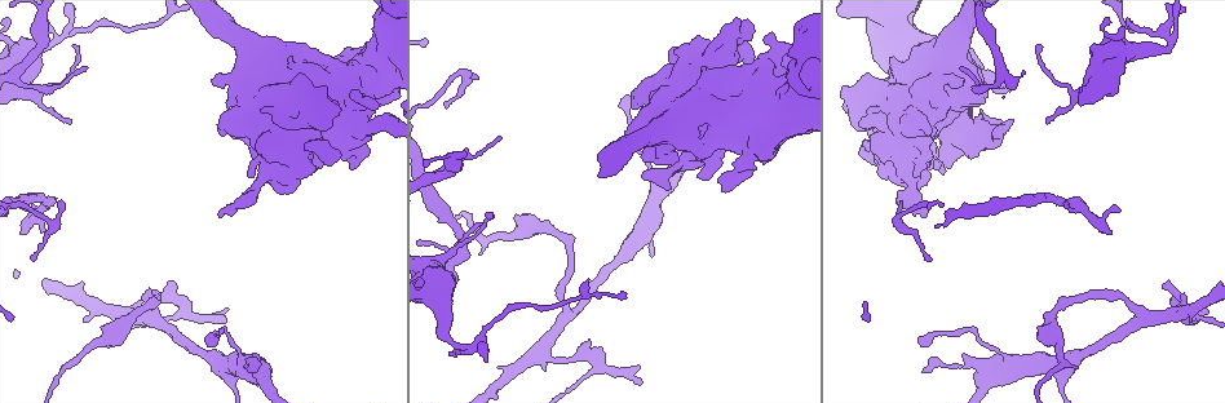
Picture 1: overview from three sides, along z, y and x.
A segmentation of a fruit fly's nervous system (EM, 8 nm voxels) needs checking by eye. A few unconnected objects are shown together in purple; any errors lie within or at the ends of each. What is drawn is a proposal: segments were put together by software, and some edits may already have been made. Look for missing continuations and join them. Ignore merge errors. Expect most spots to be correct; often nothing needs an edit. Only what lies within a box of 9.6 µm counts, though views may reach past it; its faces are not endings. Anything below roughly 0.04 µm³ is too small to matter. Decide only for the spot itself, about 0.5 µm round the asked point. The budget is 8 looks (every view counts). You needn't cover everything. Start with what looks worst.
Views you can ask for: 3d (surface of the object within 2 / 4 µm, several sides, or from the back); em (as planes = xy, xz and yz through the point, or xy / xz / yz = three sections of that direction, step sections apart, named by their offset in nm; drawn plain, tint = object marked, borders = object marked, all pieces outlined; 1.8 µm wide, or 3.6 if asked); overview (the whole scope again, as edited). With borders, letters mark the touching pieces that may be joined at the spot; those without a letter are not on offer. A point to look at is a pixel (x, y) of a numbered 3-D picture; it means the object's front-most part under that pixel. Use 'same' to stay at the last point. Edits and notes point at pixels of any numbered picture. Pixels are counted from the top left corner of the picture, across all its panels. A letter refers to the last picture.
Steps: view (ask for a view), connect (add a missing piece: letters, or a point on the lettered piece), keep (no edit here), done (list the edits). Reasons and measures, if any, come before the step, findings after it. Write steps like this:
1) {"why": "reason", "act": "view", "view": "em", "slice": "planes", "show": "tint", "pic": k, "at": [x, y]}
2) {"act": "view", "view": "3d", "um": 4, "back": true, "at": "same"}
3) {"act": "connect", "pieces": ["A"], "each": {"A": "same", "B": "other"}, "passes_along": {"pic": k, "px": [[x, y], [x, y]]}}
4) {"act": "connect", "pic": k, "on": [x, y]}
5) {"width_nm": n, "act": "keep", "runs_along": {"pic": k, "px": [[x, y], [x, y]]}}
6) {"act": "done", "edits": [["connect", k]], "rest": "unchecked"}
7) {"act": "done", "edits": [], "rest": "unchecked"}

{"why": "tapers out", "act": "view", "view": "em", "um": 3.6, "slice": "planes", "show": "borders", "pic": 1, "at": [1121, 210]}

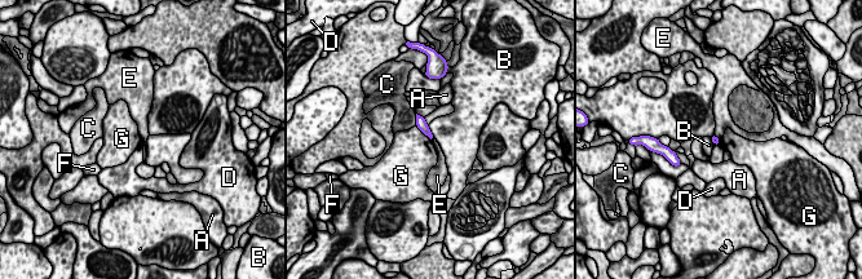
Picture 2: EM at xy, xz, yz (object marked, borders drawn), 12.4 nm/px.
{"width_nm": 90, "act": "keep", "each": {"A": "other", "B": "other", "C": "other", "D": "other", "E": "other", "F": "other", "G": "other"}, "border": {"pic": 2, "px": [[416, 125], [430, 140]]}, "found": "no lettered piece goes on from it"}

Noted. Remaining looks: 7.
{"why": "thick turns thin", "act": "view", "view": "3d", "um": 4, "pic": 1, "at": [924, 123]}

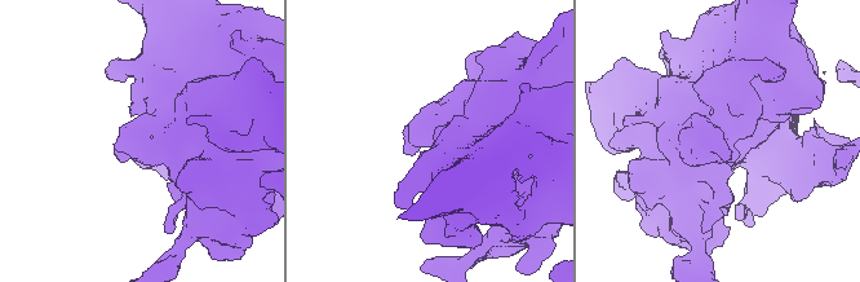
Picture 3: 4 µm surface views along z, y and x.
{"act": "view", "view": "em", "um": 3.6, "slice": "planes", "show": "borders", "pic": 3, "at": [714, 142]}

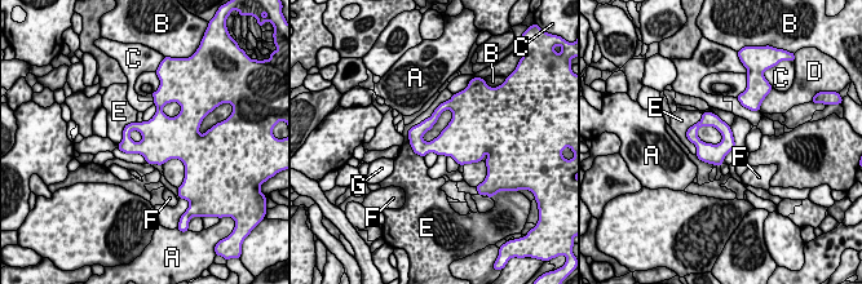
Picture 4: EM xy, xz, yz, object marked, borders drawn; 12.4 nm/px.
{"act": "keep", "each": {"A": "other", "B": "other", "C": "other", "D": "other", "E": "other", "F": "other", "G": "other"}, "border": {"pic": 4, "px": [[160, 107], [169, 116], [178, 114]]}, "found": "no lettered piece goes on from it"}

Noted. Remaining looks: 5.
{"why": "branch stops here", "act": "view", "view": "em", "slice": "planes", "show": "borders", "pic": 1, "at": [941, 162]}

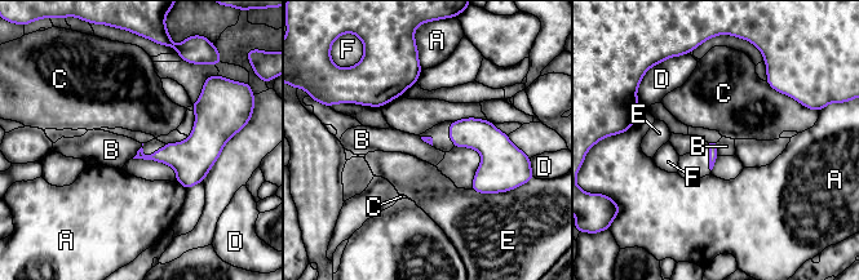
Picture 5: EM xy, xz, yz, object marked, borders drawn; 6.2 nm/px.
{"longest_contact_nm": ["C", 220], "act": "keep", "each": {"A": "other", "B": "other", "C": "other", "D": "other", "E": "other", "F": "other"}, "border": {"pic": 5, "px": [[142, 143], [132, 158]]}, "found": "none of them fits"}

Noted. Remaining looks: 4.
{"act": "done", "edits": [], "rest": "unchecked"}

